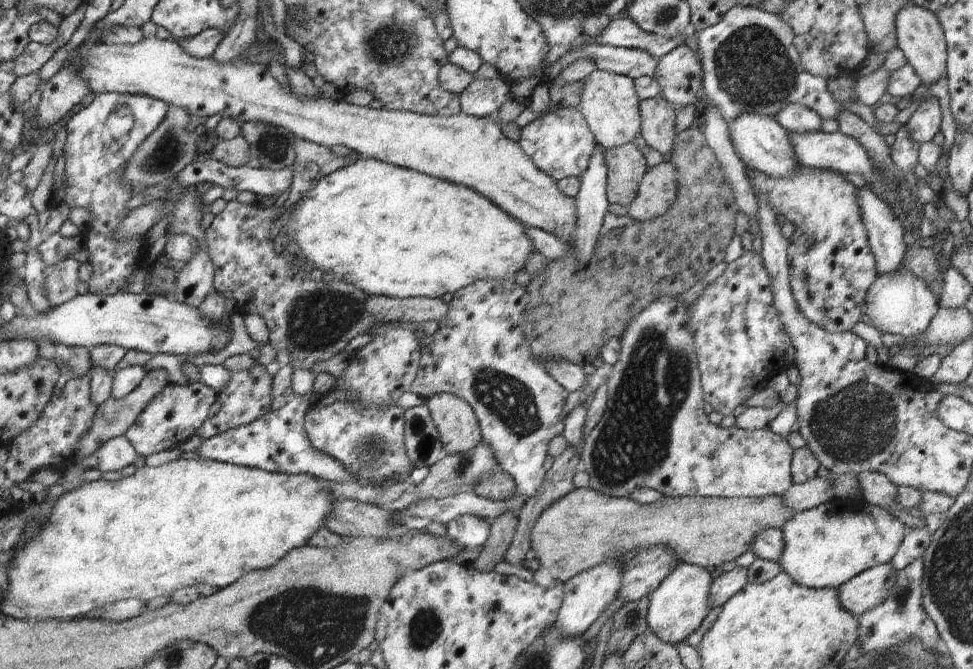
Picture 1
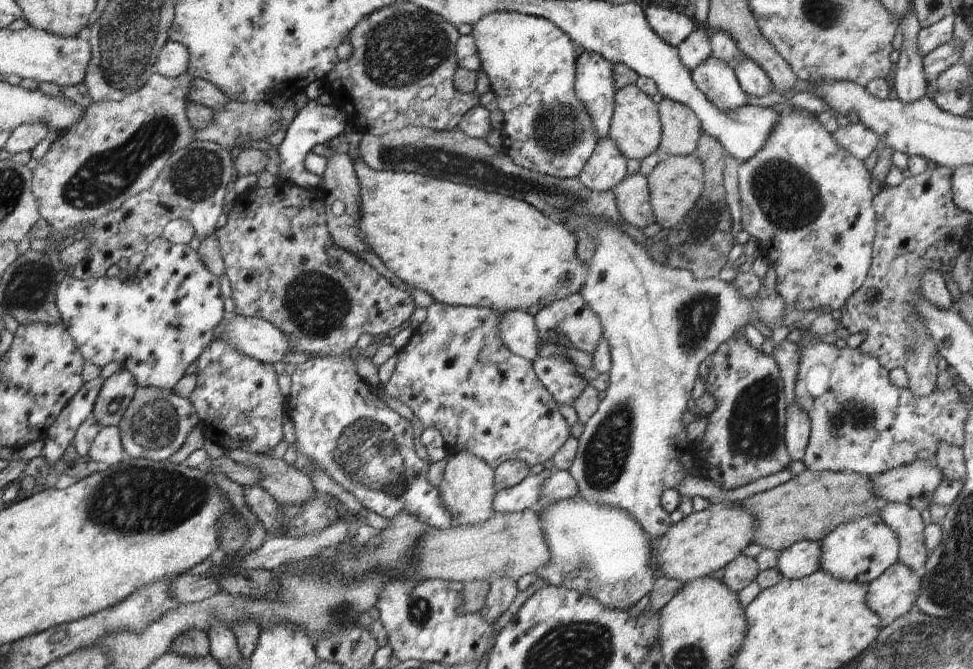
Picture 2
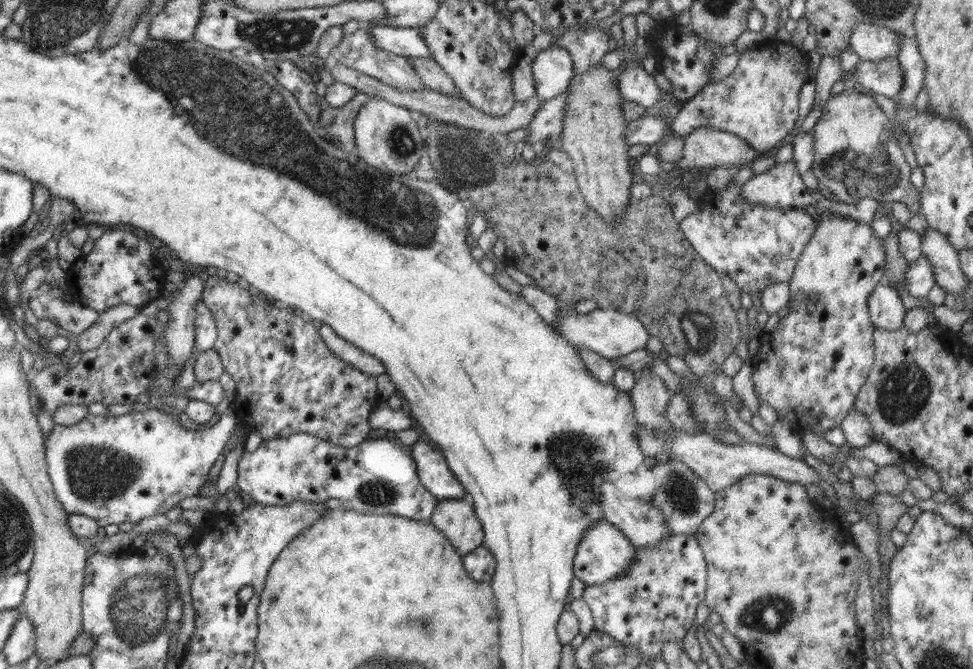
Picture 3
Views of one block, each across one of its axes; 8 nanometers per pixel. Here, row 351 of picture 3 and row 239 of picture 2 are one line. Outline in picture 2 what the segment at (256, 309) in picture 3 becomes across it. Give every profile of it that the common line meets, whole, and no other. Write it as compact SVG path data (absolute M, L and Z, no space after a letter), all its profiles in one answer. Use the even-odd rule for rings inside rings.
M284 180L275 182L269 188L256 186L247 193L237 195L230 214L227 214L223 225L219 226L214 232L216 240L220 242L220 252L226 267L224 274L226 274L226 278L228 278L232 287L231 297L235 303L234 314L244 316L244 318L261 318L268 321L280 329L280 332L284 332L288 336L288 344L291 345L292 352L304 352L311 358L328 355L349 356L350 350L356 346L356 341L362 334L371 334L374 338L376 336L384 336L390 329L398 328L400 324L410 320L417 307L412 302L412 296L410 296L408 291L399 290L366 261L332 242L328 232L328 224L326 224L324 195L323 189L300 188L291 181Z

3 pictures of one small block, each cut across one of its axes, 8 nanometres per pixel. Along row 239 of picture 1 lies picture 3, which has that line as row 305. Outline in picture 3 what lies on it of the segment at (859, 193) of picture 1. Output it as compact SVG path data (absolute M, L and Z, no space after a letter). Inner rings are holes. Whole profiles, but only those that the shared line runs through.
M886 280L879 283L874 287L874 291L870 293L868 297L868 308L871 316L872 324L876 329L884 330L894 330L900 329L904 325L904 313L906 313L906 308L904 308L903 301L900 299L896 289L892 288Z

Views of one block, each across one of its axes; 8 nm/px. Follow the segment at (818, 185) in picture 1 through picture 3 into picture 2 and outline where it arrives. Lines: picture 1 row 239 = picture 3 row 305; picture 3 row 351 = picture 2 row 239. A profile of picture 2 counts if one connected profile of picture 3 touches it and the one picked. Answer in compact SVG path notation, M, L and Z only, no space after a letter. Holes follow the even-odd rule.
M792 107L780 114L780 120L770 134L768 142L762 146L760 152L756 152L750 160L747 160L738 168L738 188L739 201L741 204L741 226L742 230L746 230L749 236L754 236L762 246L766 248L764 254L768 254L769 260L776 270L776 290L777 294L786 302L787 307L796 308L796 310L822 310L822 312L837 312L846 304L860 286L866 276L868 276L872 258L872 246L876 234L876 214L873 207L873 194L870 190L872 177L870 171L865 167L864 161L852 156L846 149L840 148L836 144L832 135L826 131L824 126L820 124L817 115L810 113L805 109L797 109Z

